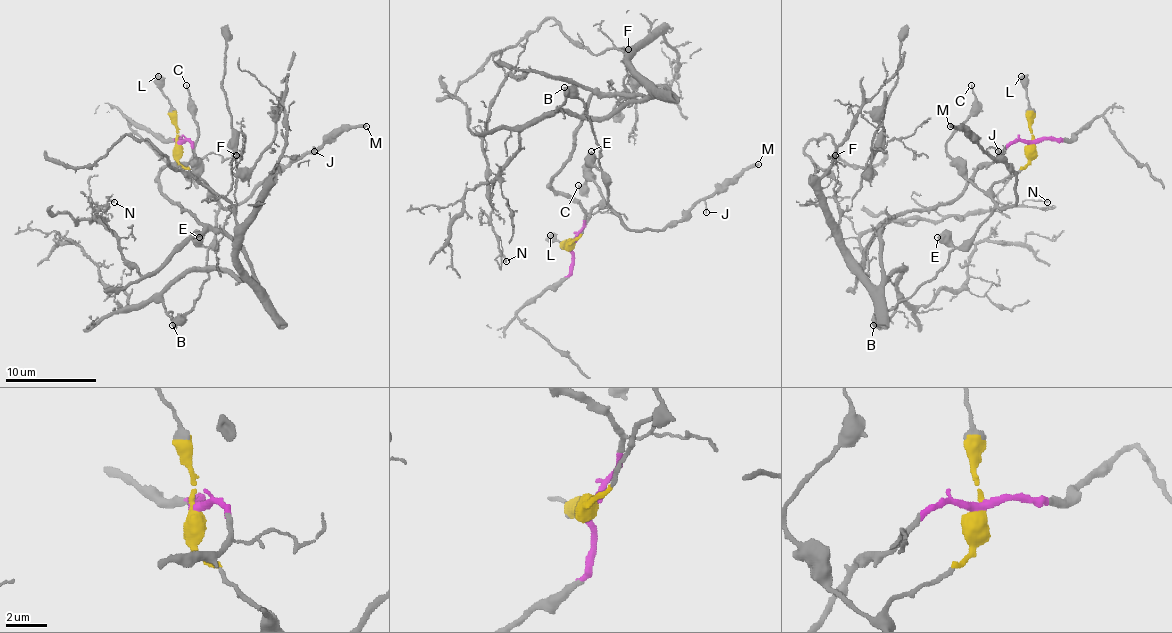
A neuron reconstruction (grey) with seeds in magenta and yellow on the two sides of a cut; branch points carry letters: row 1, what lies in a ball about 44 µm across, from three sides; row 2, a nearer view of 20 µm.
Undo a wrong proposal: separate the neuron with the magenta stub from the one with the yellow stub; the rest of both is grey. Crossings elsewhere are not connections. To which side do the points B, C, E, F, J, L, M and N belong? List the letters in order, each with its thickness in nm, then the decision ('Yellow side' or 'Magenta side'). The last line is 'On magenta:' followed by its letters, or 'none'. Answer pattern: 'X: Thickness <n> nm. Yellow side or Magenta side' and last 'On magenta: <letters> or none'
B: Thickness 600 nm. Yellow side
C: Thickness 120 nm. Yellow side
E: Thickness 600 nm. Yellow side
F: Thickness 120 nm. Magenta side
J: Thickness 110 nm. Yellow side
L: Thickness 650 nm. Yellow side
M: Thickness 300 nm. Yellow side
N: Thickness 120 nm. Magenta side
On magenta: F, N

